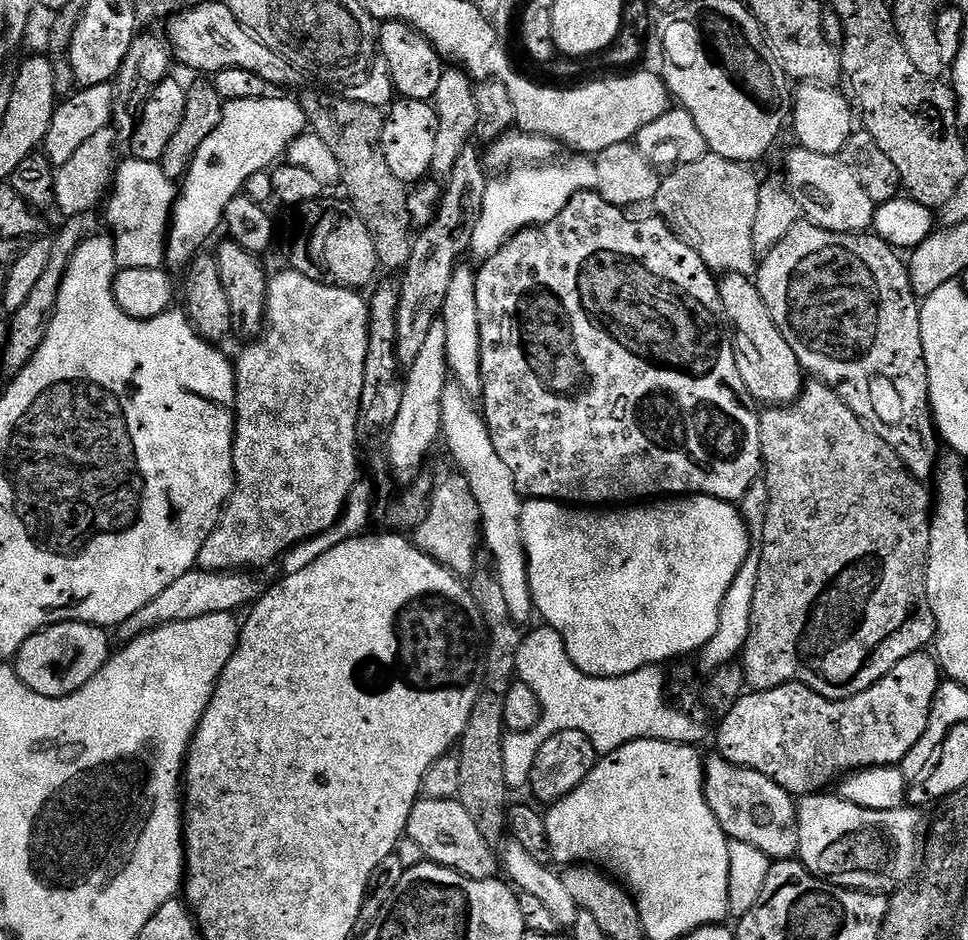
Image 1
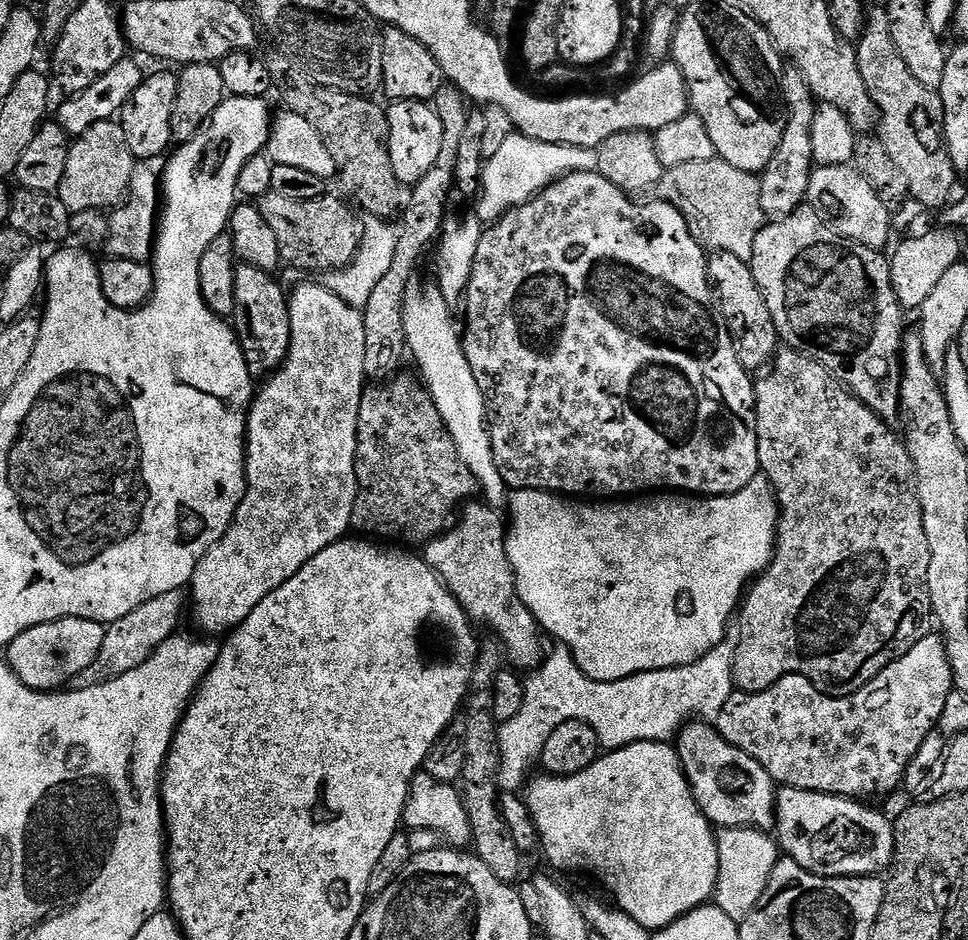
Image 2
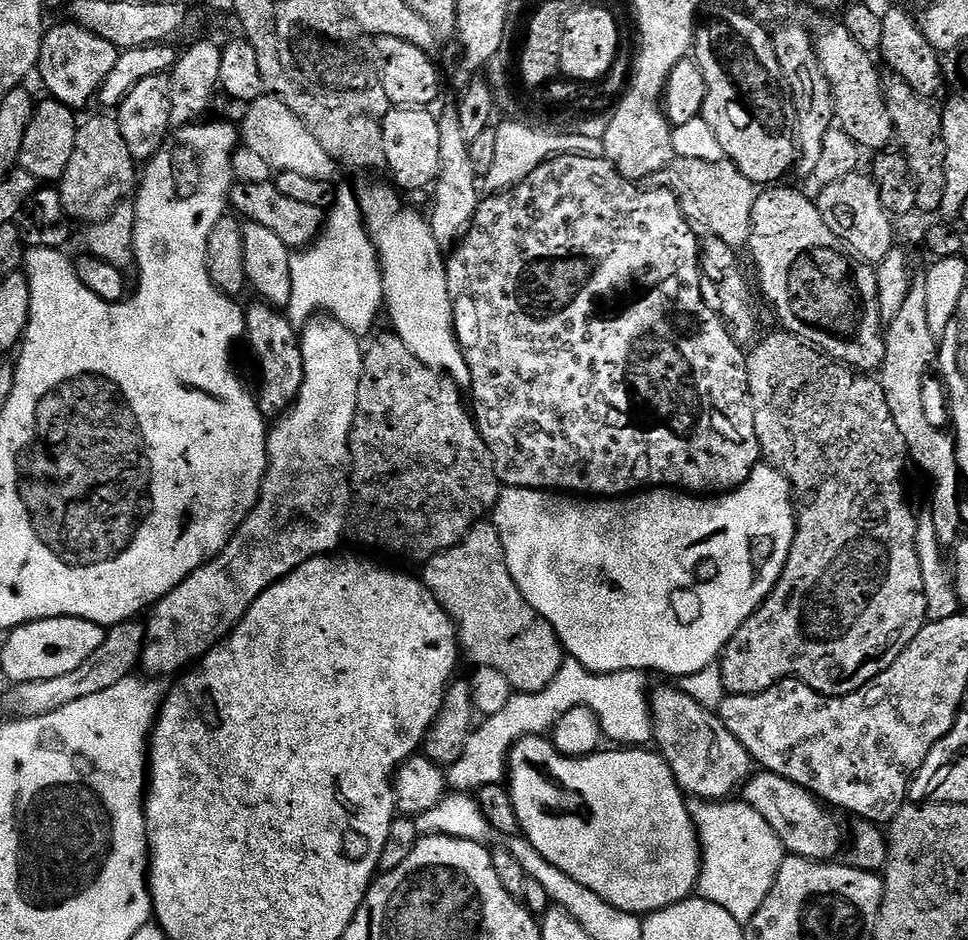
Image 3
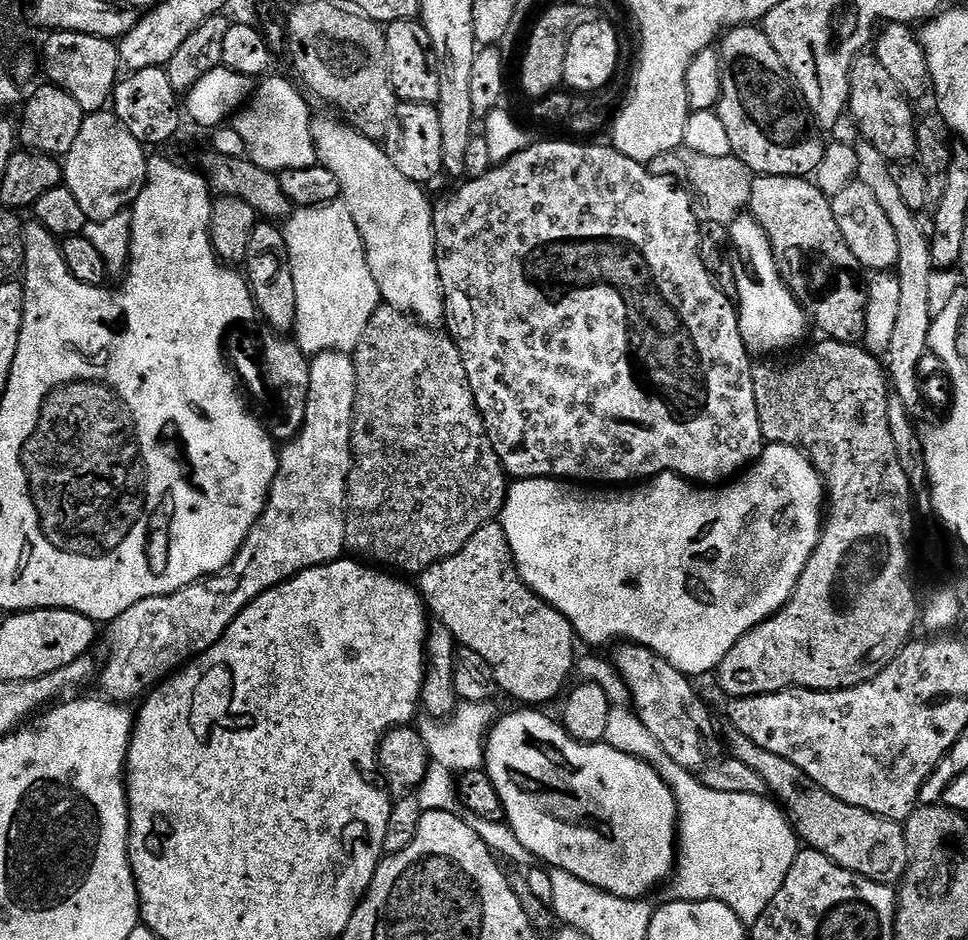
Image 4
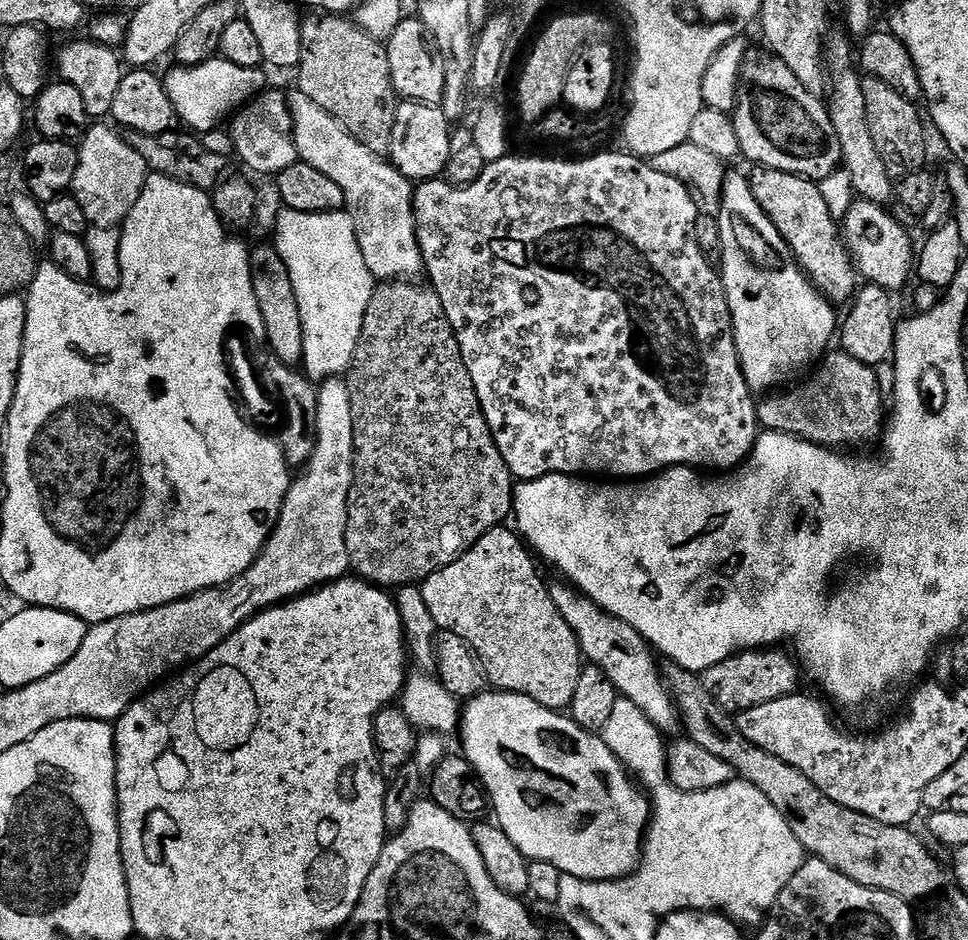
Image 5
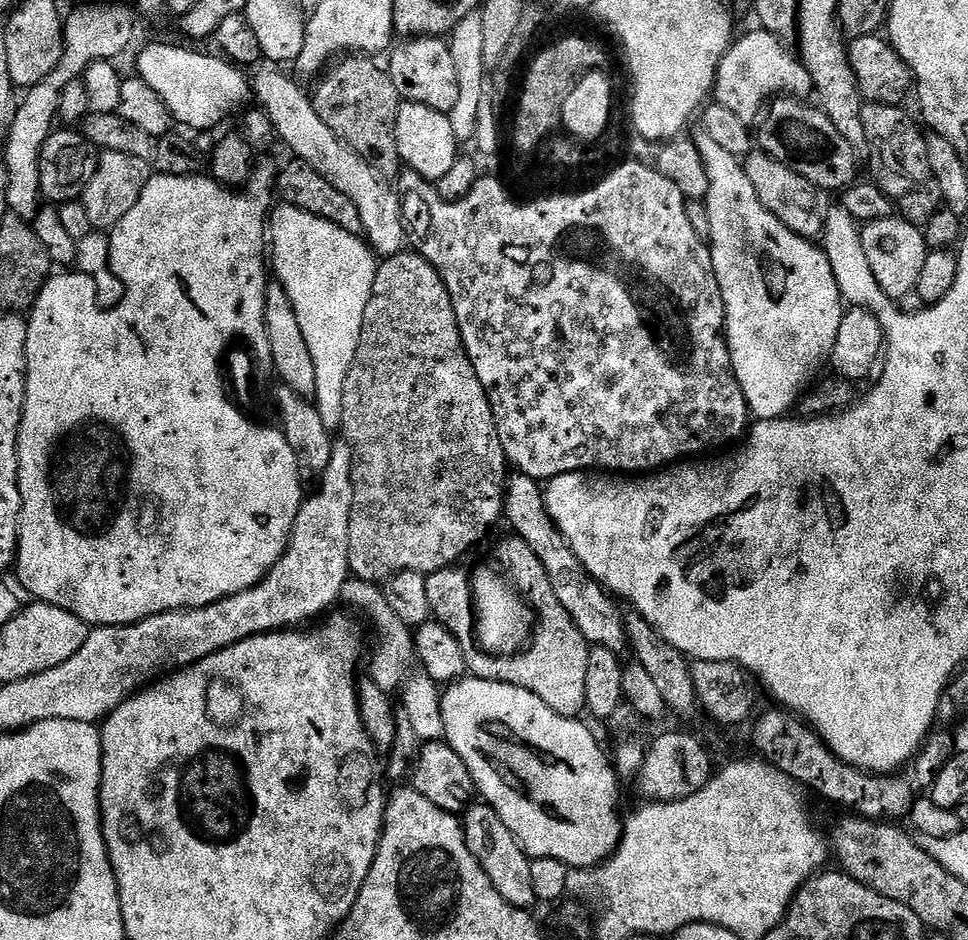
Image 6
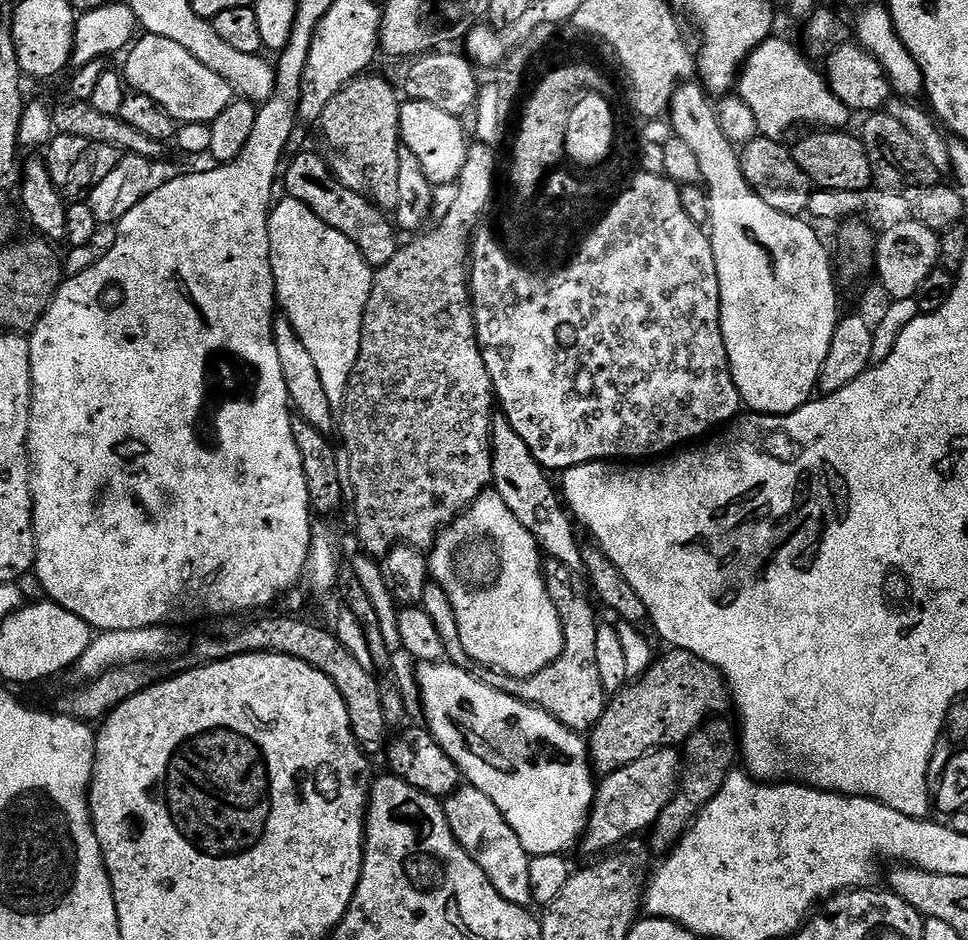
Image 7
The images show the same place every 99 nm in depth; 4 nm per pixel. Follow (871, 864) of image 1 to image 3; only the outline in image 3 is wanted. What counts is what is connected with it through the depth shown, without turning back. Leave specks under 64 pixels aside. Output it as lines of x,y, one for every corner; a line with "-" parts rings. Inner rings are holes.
760,770
749,776
744,782
742,800
754,810
758,810
758,814
762,814
766,822
770,822
770,826
782,842
785,853
801,856
803,860
832,862
839,857
836,855
839,854
840,847
841,852
845,847
846,828
844,832
843,826
836,821
837,813
825,807
802,786
778,774

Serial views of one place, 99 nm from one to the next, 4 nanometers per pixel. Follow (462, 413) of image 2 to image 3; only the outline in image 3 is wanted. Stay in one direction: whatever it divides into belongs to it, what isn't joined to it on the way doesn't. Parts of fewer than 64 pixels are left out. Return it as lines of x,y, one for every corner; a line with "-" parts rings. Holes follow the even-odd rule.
385,182
385,184
372,184
369,188
364,189
361,187
358,195
360,198
360,209
364,215
364,224
368,228
368,233
372,235
372,241
376,246
376,254
380,258
380,273
384,279
384,308
386,309
386,316
388,312
389,318
392,319
391,331
395,333
395,335
400,336
402,342
406,342
408,349
410,349
427,368
434,368
436,371
444,373
445,376
449,376
454,383
458,385
471,385
472,379
470,378
470,370
466,366
466,358
460,350
460,343
456,341
456,323
454,322
452,299
450,298
450,290
448,289
448,265
446,263
446,256
440,248
437,239
434,238
434,230
431,229
429,224
429,217
425,215
425,213
411,212
410,209
404,208
403,198
405,199
405,197
388,182

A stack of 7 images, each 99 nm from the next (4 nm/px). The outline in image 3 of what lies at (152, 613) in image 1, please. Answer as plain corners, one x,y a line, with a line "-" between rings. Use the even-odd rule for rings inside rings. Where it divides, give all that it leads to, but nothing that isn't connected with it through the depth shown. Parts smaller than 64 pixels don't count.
129,622
114,624
107,629
102,646
78,666
78,670
70,670
70,674
61,674
59,678
46,678
42,682
26,682
17,684
8,696
8,704
15,715
20,718
54,714
54,710
62,710
62,706
70,706
70,702
78,702
78,698
90,698
90,694
102,694
102,690
110,690
110,686
118,686
127,676
137,671
144,655
146,628
143,623

